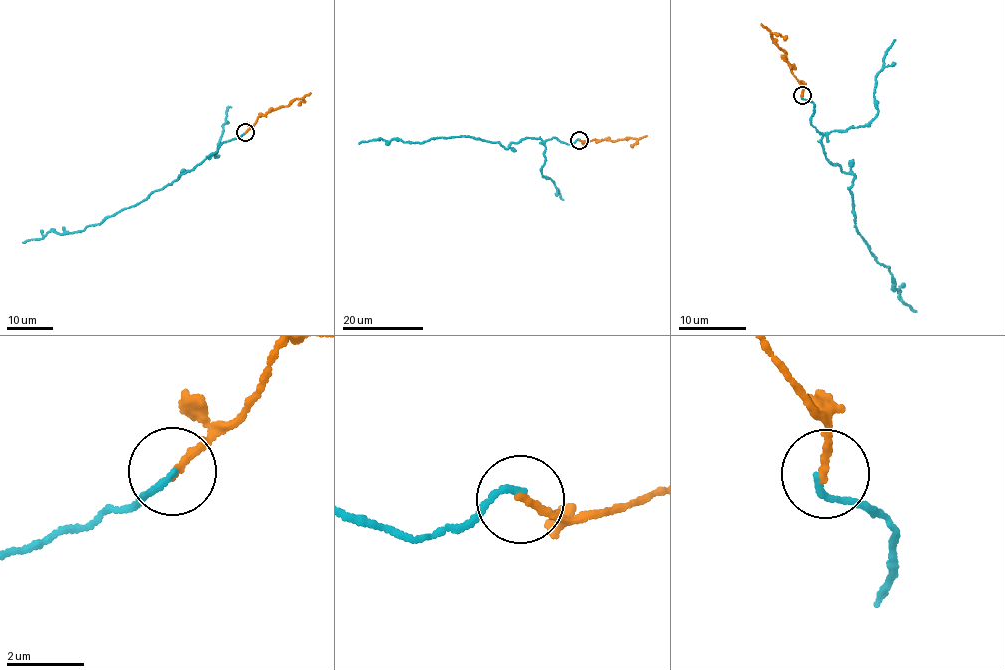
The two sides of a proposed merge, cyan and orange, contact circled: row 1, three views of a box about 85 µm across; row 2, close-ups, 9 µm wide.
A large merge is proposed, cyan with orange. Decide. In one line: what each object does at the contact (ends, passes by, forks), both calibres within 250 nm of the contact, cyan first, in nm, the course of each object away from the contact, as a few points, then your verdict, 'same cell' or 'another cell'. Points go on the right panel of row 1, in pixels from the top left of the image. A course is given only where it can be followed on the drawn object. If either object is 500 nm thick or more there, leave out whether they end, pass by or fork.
cyan ends | orange ends | 160/200 nm | cyan via (802, 95), (815, 107), (826, 159), (854, 175), (858, 231), (916, 311) | orange via (802, 95), (800, 82), (785, 61), (785, 52), (774, 43), (770, 30), (760, 23) | same cell

